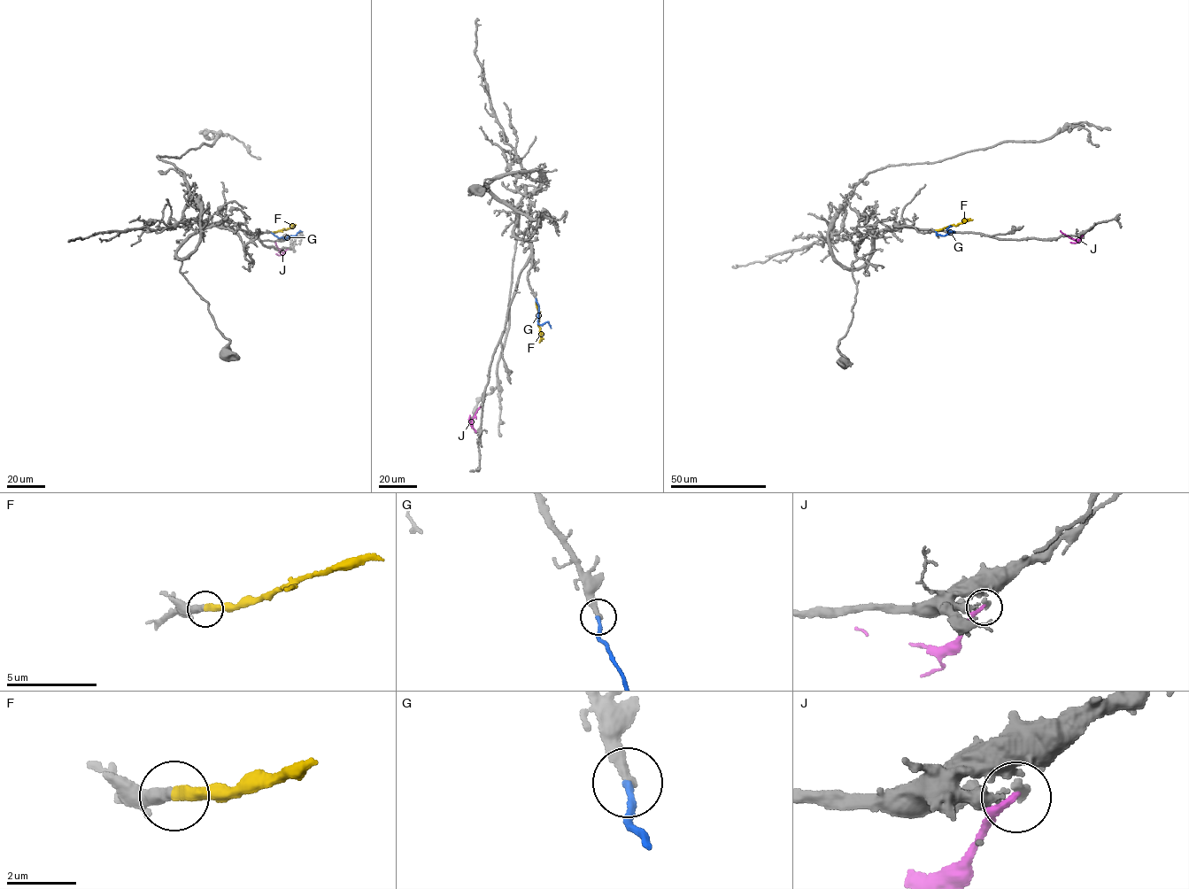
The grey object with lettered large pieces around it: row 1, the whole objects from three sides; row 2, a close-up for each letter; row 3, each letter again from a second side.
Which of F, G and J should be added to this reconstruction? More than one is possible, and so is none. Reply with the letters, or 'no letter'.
F

